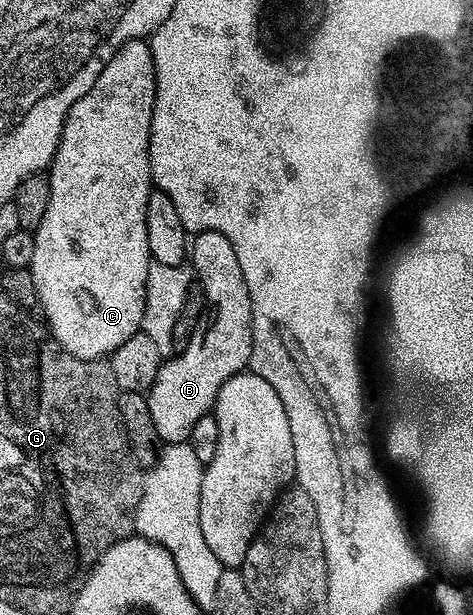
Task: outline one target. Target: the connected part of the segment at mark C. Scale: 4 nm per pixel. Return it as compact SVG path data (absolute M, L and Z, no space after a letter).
M137 38L131 42L125 42L118 49L116 56L108 60L104 72L92 84L92 88L68 112L62 129L62 139L54 153L48 167L50 179L50 195L48 196L48 212L44 212L44 220L40 220L40 228L33 231L36 240L36 252L32 252L32 264L28 267L38 293L36 302L42 305L41 317L45 325L50 327L50 333L72 356L77 358L105 359L114 353L124 340L139 333L142 329L142 317L144 316L144 300L146 299L146 281L148 280L148 268L151 264L150 249L148 248L148 224L146 213L148 212L148 200L152 193L152 175L150 173L150 129L152 128L152 108L156 100L156 72L154 71L154 57L150 51L149 41Z

